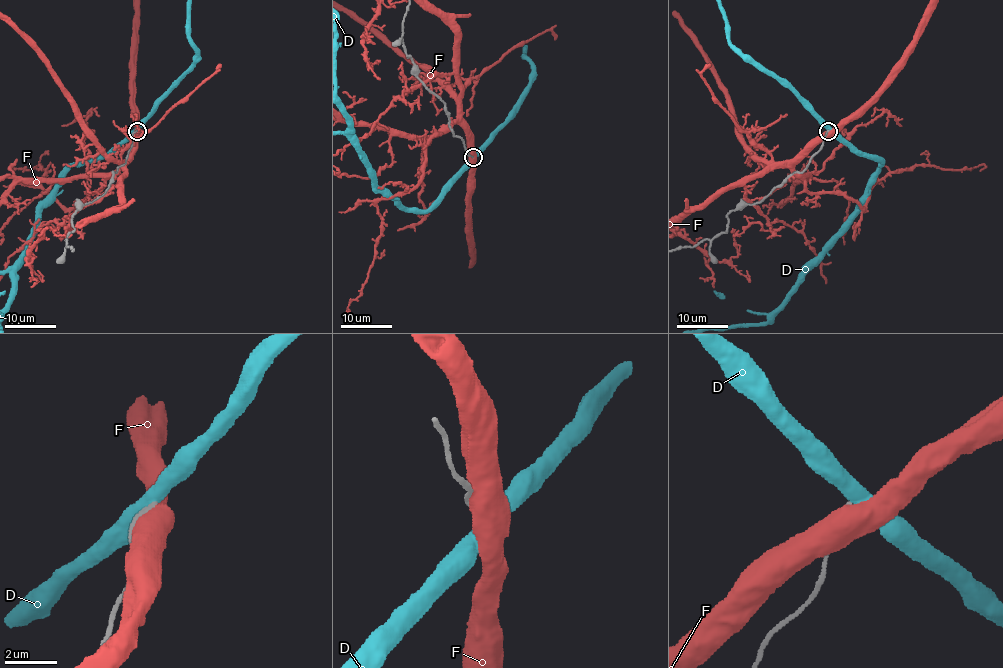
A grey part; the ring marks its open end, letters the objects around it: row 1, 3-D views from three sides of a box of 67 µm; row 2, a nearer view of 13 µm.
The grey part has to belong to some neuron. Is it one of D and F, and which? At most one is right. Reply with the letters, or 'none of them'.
none of them

